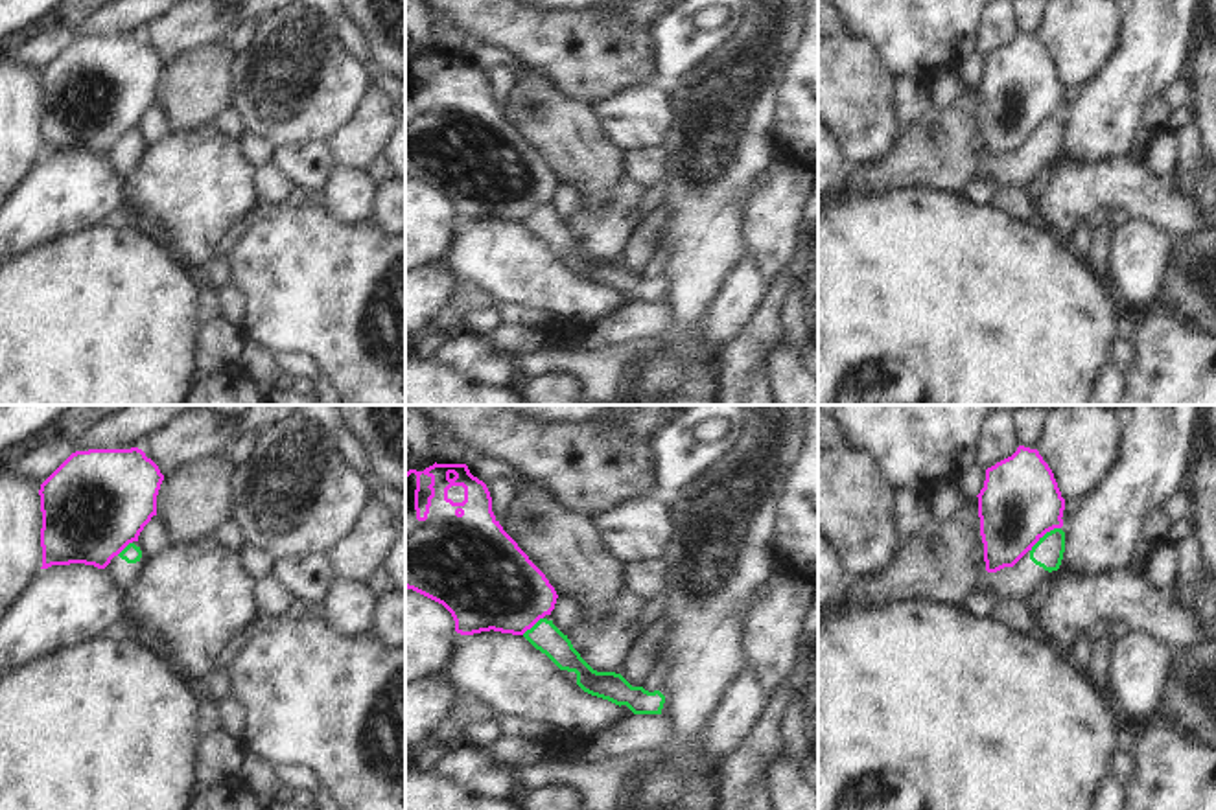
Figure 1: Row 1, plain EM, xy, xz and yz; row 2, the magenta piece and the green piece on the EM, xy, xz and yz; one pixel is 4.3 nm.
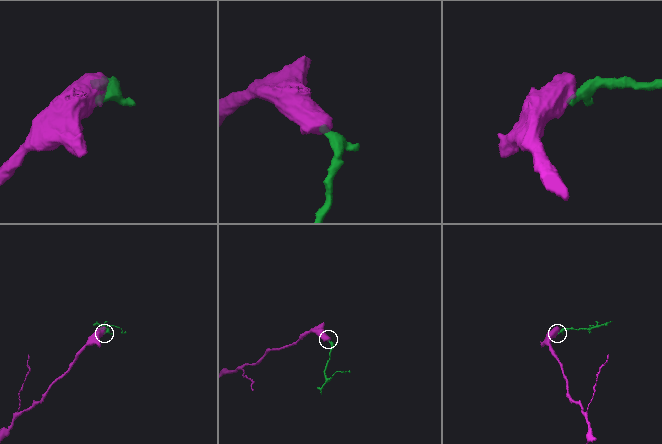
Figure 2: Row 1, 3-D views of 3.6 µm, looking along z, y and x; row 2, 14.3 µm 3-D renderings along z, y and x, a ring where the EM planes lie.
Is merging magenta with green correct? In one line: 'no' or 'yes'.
no

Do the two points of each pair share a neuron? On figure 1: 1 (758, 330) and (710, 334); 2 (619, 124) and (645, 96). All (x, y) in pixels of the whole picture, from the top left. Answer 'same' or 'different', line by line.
1: different
2: same

